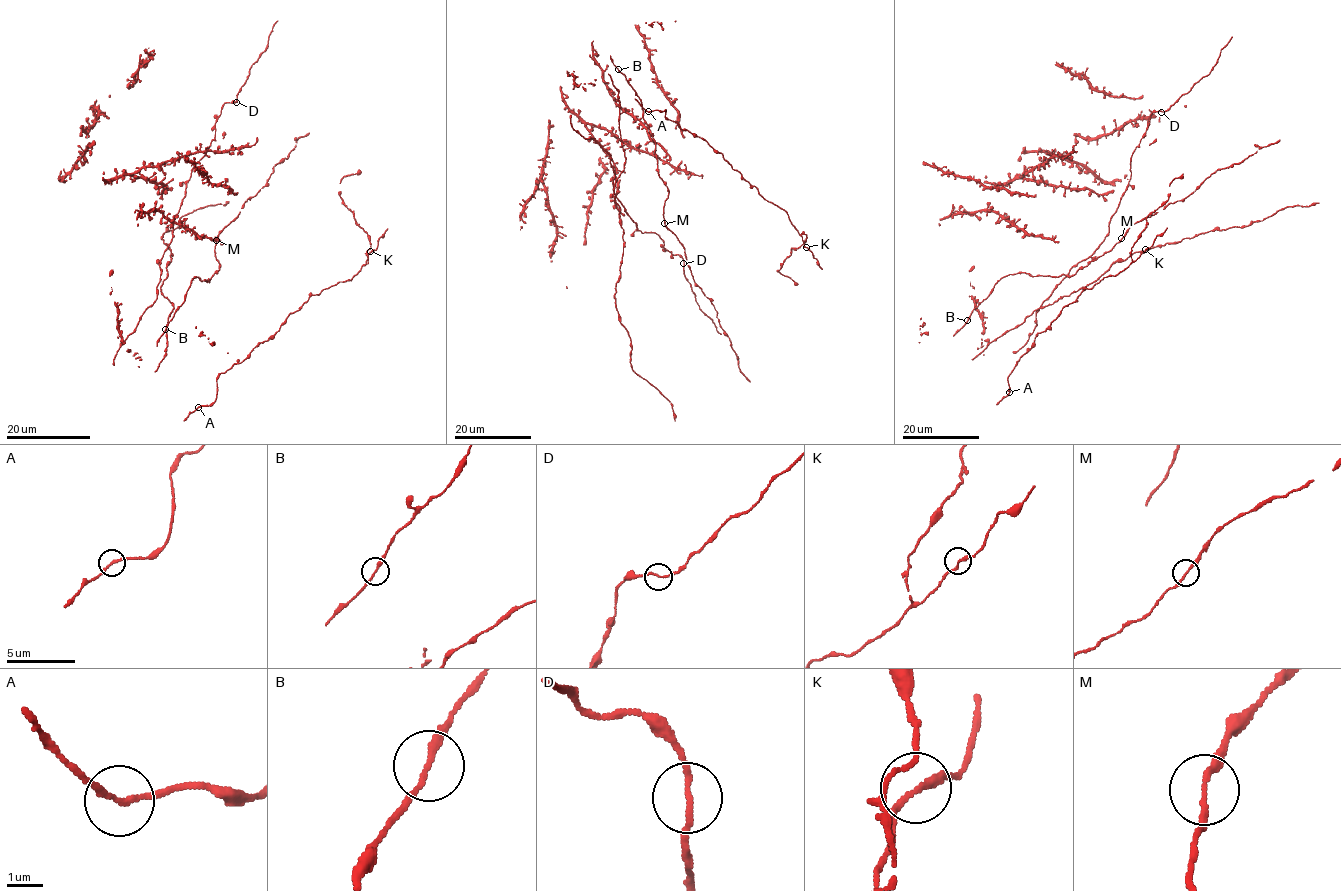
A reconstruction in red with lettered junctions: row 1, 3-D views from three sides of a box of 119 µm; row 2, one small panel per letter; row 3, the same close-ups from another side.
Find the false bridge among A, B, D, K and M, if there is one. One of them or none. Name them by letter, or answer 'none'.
none

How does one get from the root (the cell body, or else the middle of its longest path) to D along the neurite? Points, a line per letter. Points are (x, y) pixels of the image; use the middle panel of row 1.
D: (611, 159), (613, 192), (636, 228), (642, 233), (656, 233), (663, 247), (678, 254), (684, 264)

